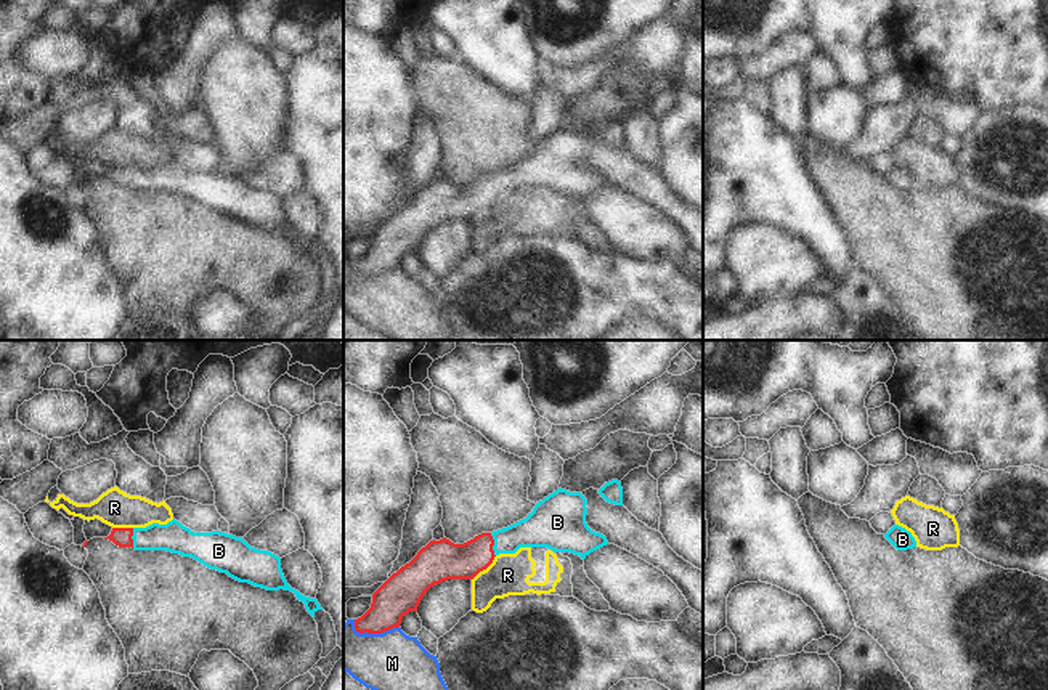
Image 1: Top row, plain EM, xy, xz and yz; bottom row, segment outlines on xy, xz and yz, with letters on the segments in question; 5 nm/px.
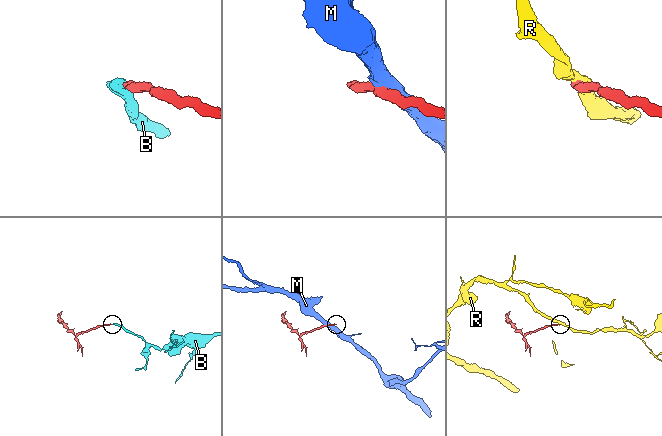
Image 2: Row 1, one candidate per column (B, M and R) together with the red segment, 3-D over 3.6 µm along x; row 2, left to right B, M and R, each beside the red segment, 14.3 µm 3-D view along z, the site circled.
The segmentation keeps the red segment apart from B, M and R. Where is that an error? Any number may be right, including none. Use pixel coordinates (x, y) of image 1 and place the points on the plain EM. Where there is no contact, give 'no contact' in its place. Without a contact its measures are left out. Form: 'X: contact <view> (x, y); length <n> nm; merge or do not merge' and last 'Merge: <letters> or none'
B: contact xz (493, 185); length 120 nm; merge
M: contact xz (373, 273); length 240 nm; do not merge
R: contact xz (485, 209); length 180 nm; do not merge
Merge: B

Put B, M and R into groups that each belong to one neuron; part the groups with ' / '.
B / M / R

